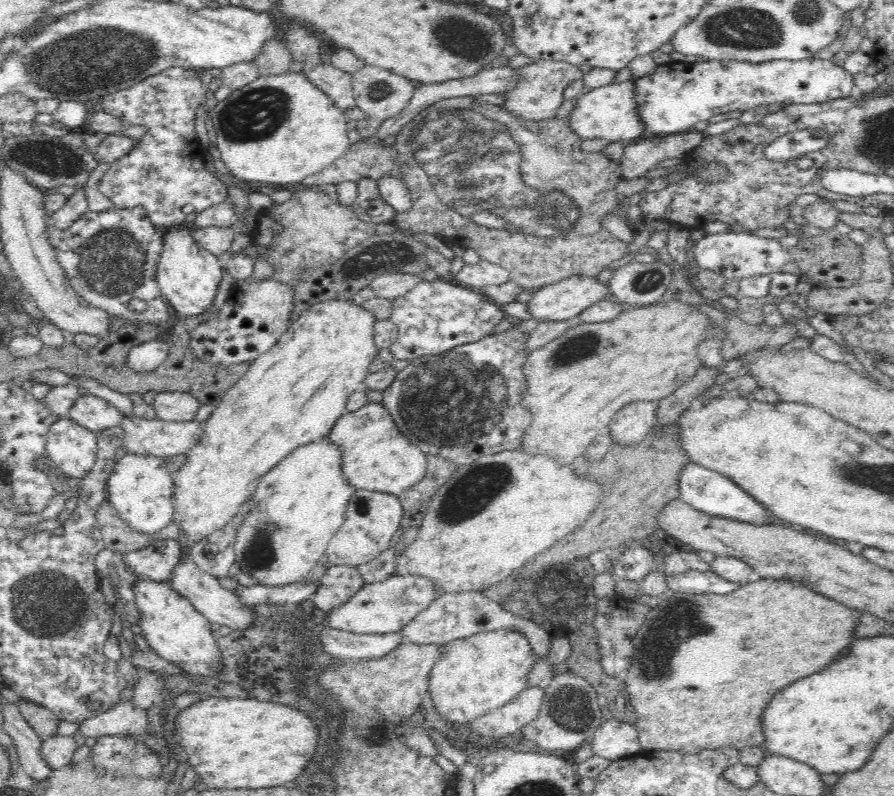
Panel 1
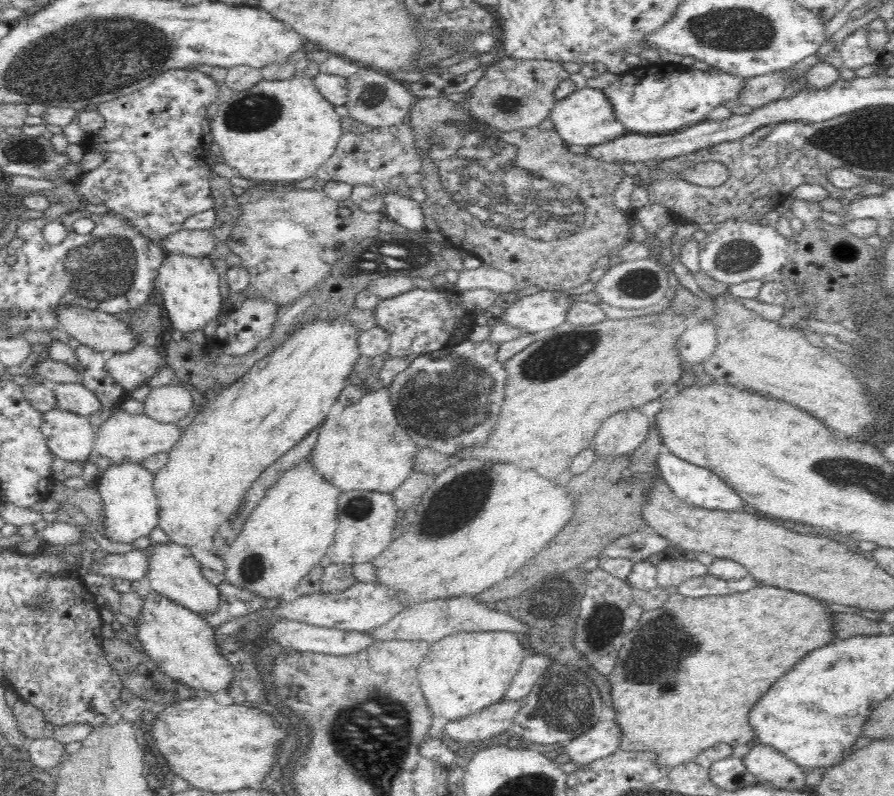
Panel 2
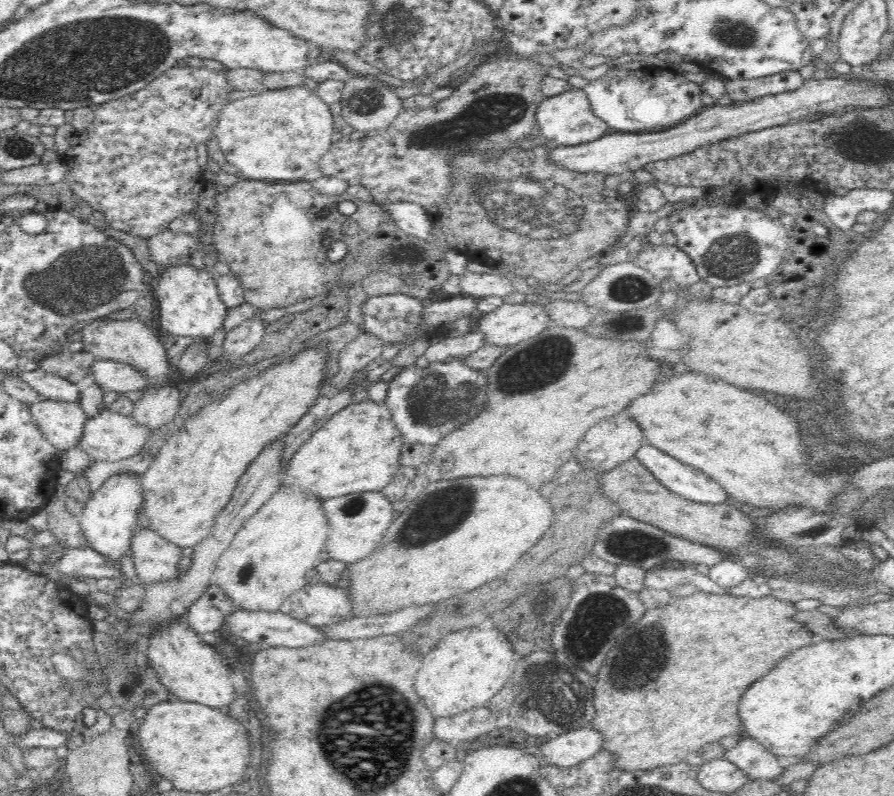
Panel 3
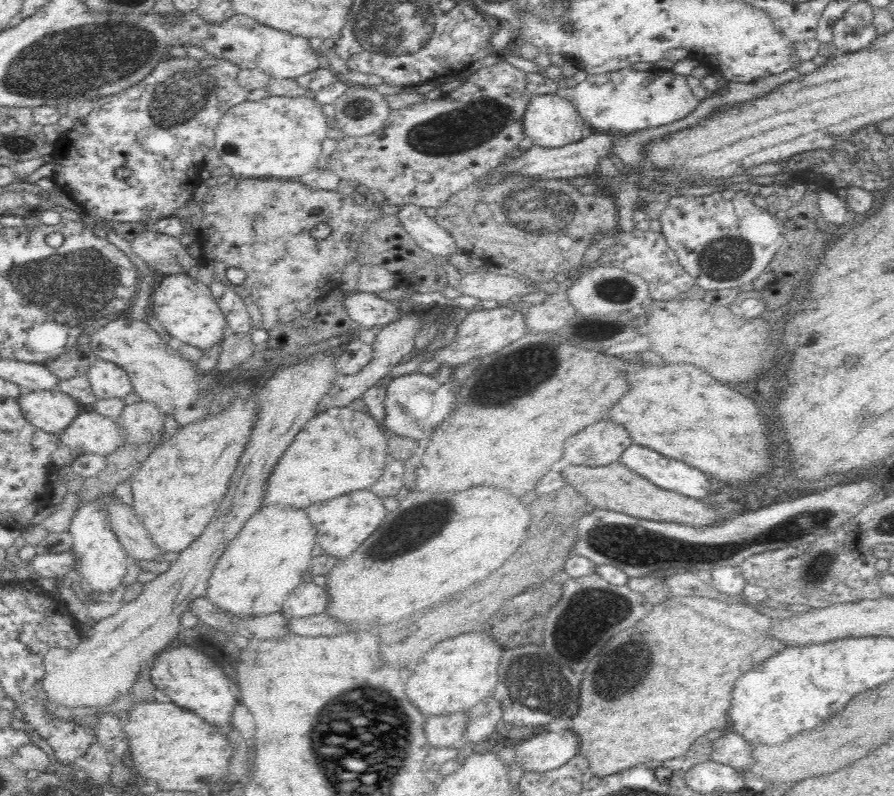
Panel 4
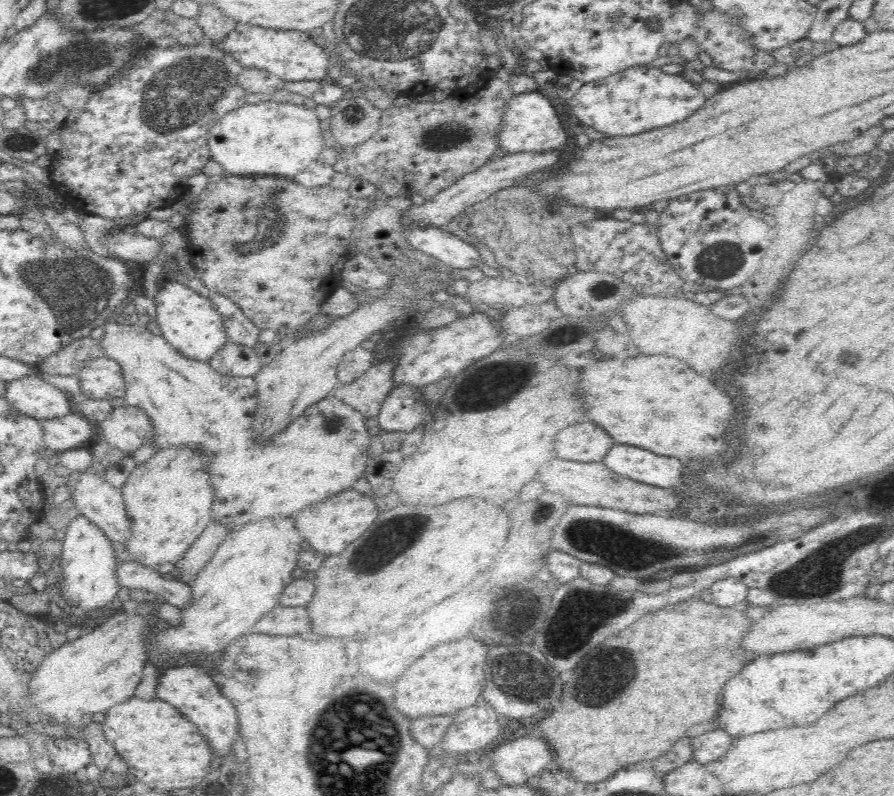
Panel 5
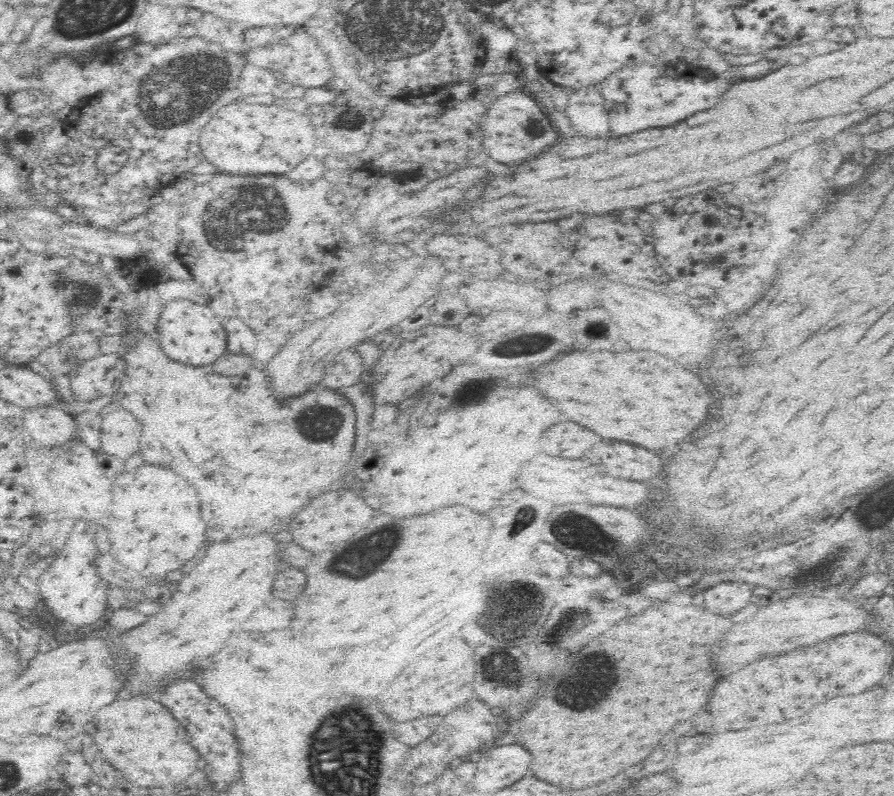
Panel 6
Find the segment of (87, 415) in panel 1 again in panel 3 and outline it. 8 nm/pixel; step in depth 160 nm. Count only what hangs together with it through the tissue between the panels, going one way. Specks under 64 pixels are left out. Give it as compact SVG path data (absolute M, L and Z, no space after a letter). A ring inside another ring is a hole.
M20 366L9 373L12 376L20 377L44 399L80 402L81 392L76 383L72 383L58 375L44 372L40 367L36 370L26 371L26 369Z

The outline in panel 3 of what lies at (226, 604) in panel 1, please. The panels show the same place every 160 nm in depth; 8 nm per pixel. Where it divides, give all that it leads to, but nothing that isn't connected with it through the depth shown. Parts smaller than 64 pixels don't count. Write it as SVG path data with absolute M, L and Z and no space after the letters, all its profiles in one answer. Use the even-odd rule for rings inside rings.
M136 528L132 536L130 557L136 567L136 581L142 585L154 582L168 582L180 576L182 572L182 549L160 537L155 531L148 528Z

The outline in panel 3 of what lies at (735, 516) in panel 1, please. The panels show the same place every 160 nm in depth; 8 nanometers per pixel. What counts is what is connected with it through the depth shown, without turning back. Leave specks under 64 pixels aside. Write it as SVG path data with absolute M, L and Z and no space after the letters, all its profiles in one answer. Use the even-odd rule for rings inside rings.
M643 444L635 457L660 484L687 500L700 504L722 504L726 496L721 484L705 472L688 466L650 444Z

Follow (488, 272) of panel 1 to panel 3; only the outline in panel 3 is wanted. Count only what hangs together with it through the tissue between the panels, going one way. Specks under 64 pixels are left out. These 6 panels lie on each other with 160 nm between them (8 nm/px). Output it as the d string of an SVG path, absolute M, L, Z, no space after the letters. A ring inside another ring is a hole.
M466 270L459 278L460 294L468 297L481 298L494 297L498 300L512 292L517 291L517 284L512 283L504 275L496 274L472 274Z

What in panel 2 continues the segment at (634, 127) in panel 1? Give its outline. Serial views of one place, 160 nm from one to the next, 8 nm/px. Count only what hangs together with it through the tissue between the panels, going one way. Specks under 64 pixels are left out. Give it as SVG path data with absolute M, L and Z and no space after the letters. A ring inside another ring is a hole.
M582 88L566 96L566 99L555 102L548 118L552 120L555 130L563 142L577 144L578 146L599 145L628 133L626 127L615 117L610 101L604 97L599 89Z

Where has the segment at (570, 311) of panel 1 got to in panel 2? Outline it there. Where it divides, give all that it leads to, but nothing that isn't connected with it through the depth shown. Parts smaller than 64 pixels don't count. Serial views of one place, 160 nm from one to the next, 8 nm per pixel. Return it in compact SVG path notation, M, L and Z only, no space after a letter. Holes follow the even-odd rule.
M540 291L524 296L504 309L498 322L519 328L523 334L544 334L566 321L572 296L561 291Z

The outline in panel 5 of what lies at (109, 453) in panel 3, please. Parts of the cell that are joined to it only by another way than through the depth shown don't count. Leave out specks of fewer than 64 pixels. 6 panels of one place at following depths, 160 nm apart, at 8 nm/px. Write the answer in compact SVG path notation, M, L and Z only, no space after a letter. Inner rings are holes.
M70 413L51 419L40 419L43 442L48 450L67 451L90 447L100 441L98 426L92 426L84 417Z

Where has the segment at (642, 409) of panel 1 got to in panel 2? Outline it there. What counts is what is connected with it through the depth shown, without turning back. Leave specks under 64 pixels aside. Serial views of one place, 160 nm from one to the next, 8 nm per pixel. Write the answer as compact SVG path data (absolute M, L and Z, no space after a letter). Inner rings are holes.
M626 410L606 418L594 436L594 452L598 456L632 454L648 436L652 420L638 410Z

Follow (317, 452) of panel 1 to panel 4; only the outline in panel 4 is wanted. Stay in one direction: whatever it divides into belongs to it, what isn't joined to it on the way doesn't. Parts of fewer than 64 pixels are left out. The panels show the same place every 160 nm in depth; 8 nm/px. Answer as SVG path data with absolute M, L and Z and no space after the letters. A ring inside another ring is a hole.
M264 508L256 512L220 556L204 596L219 610L234 616L264 616L281 612L280 604L300 584L310 564L316 532L304 510Z

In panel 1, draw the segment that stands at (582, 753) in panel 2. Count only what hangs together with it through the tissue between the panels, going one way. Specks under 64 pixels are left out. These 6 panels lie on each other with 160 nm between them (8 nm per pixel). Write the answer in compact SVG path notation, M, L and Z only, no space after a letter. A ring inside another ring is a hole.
M616 718L603 720L589 743L593 754L612 761L644 751L636 727Z

